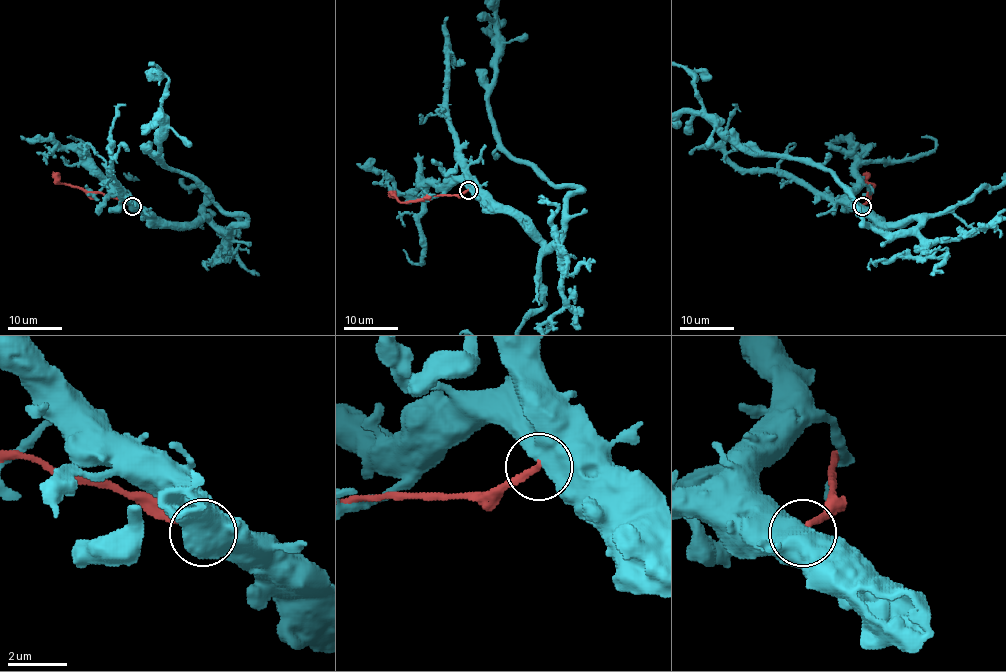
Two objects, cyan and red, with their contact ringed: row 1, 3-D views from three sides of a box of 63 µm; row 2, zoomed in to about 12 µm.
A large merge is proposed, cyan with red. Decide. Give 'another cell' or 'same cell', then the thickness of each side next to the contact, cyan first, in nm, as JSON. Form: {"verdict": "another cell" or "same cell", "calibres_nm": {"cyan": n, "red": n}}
{"verdict": "another cell", "calibres_nm": {"cyan": 800, "red": 200}}

